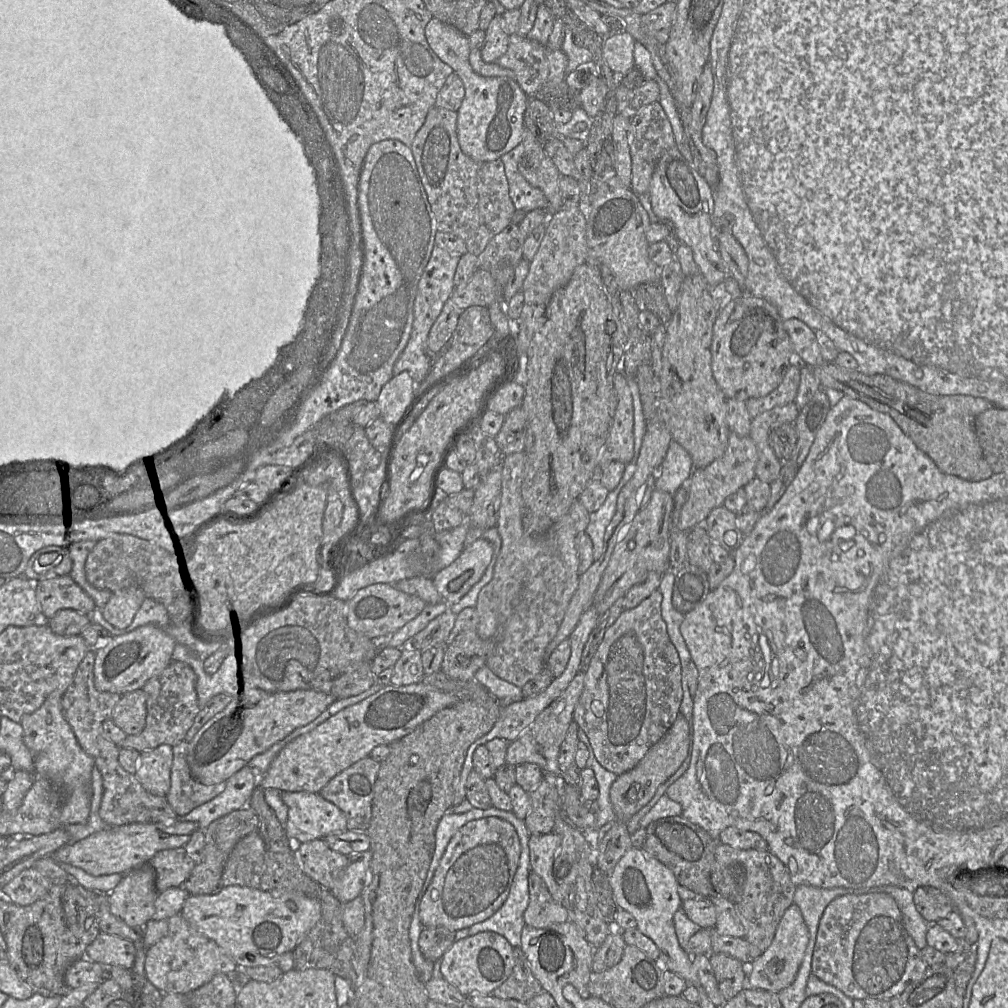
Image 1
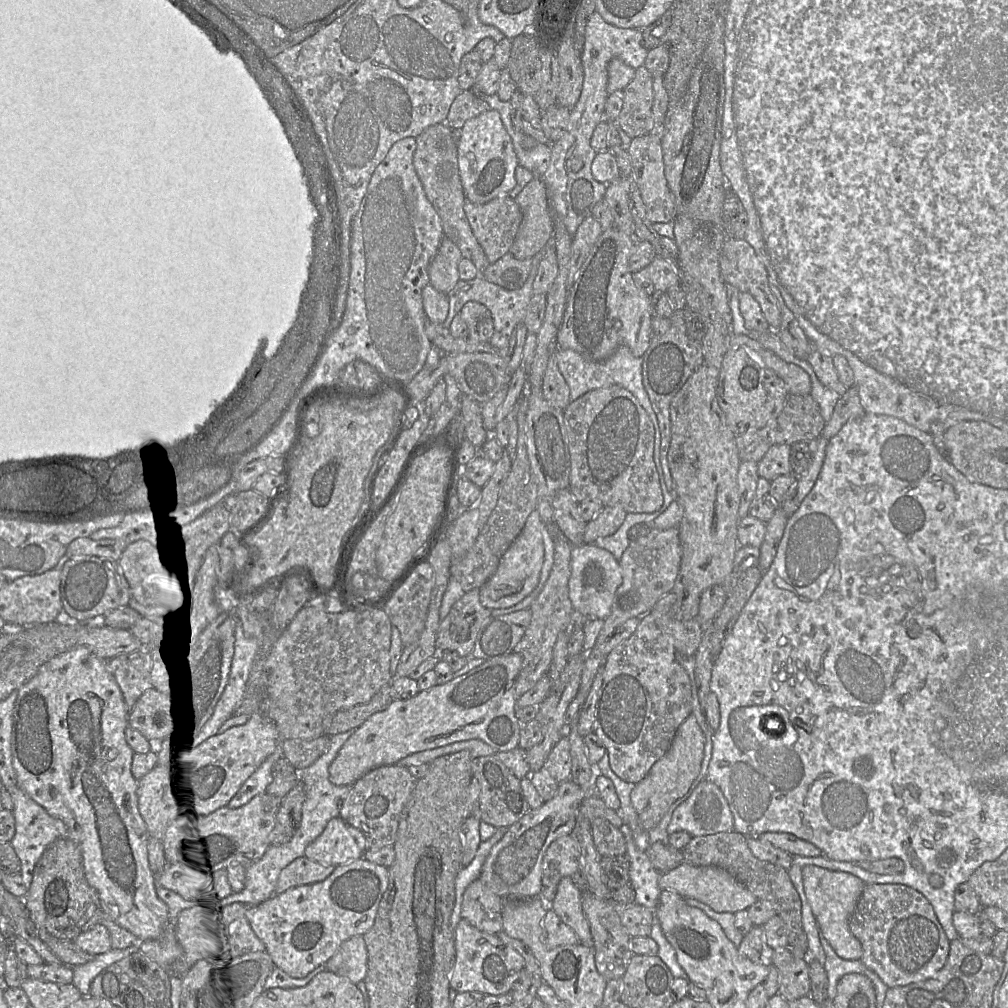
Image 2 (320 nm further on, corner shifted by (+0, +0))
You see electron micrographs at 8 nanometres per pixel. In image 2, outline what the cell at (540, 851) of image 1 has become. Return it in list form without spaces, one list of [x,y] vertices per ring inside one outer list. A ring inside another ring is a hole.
[[[570,877],[560,880],[556,896],[548,906],[574,930],[581,944],[593,947],[590,926],[582,909],[582,891]]]

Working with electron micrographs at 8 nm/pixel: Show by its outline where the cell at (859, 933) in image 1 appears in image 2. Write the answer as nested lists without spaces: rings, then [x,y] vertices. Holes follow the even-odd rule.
[[[867,884],[849,921],[863,948],[861,962],[888,988],[933,977],[945,965],[951,941],[930,902],[917,890],[902,884]]]

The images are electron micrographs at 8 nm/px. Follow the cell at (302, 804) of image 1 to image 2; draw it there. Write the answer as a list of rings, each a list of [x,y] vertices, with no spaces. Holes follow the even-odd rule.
[[[340,816],[331,818],[321,834],[305,849],[305,856],[324,865],[338,866],[363,857],[367,850],[364,835]]]

